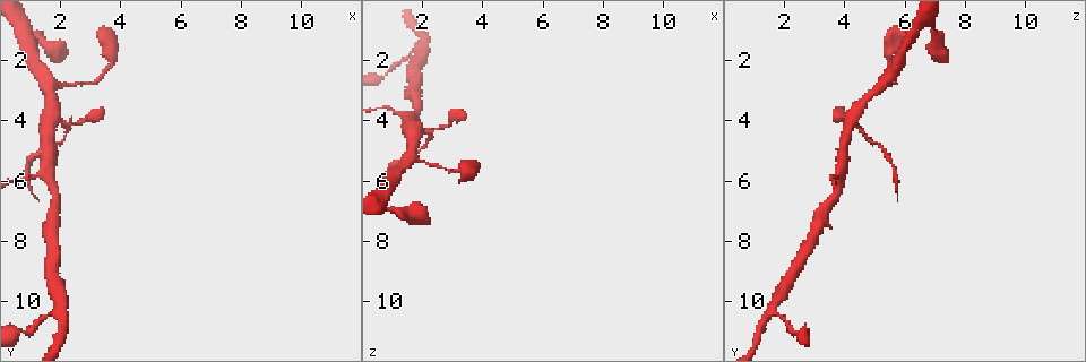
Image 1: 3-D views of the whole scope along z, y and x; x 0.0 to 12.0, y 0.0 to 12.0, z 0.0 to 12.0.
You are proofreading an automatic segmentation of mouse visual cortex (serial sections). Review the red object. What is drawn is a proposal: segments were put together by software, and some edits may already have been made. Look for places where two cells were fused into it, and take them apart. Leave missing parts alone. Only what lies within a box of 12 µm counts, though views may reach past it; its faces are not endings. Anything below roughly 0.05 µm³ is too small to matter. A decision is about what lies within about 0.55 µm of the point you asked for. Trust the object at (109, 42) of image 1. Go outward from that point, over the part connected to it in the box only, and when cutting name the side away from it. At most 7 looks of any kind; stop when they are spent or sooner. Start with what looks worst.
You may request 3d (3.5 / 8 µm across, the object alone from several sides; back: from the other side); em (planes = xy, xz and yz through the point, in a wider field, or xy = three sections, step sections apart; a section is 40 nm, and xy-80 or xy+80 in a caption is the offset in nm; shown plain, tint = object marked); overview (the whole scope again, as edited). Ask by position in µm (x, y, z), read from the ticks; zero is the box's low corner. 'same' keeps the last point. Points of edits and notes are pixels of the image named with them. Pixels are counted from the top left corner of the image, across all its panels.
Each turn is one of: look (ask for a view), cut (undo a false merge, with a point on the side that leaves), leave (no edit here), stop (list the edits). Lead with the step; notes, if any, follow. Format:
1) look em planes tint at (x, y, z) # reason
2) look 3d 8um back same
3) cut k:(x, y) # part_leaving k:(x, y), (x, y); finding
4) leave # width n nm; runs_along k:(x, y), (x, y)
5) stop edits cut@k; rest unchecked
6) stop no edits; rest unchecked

look 3d 3.5um at (2.6, 4.1, 4.3) # three arms meet

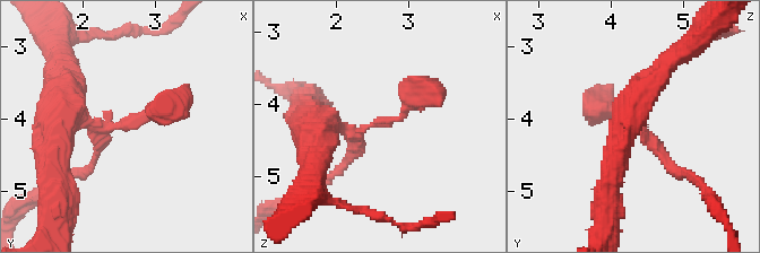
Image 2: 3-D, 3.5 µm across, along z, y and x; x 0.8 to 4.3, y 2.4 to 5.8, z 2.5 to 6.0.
look em planes tint at (2.50, 4.10, 4.25) # arms 3; arm_widths 150, 300, 450 nm

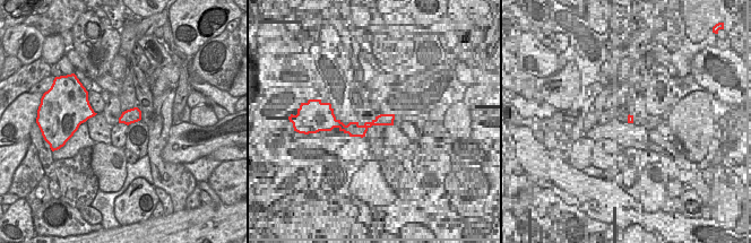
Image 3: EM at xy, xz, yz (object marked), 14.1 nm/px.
cut 2:(338, 168) # part_leaving 2:(647, 137), (708, 195); a second cell is stuck on

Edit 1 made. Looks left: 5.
look 3d 3.5um at (1.5, 5.6, 3.9) # a fork

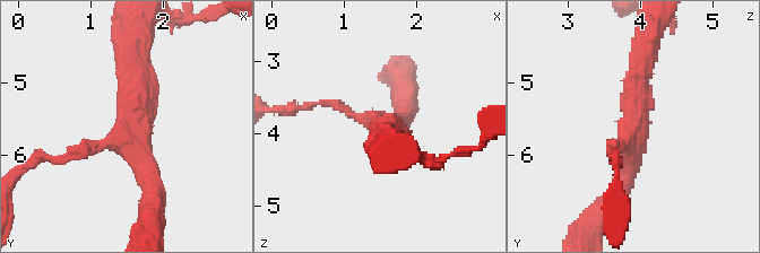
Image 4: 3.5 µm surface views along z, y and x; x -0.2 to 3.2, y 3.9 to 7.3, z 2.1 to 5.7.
look em xy step 1 tint at (1.60, 5.65, 3.95) # shape alone is not enough

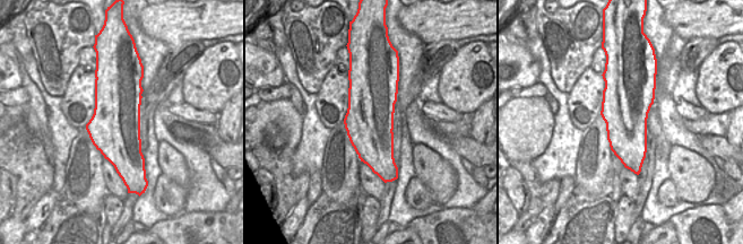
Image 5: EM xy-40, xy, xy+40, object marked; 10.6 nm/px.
leave # runs_along 4:(645, 52), (633, 154), (613, 199); all the same cell

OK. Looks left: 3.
look 3d 3.5um at (2.0, 9.8, 1.8) # side arm on a straight run

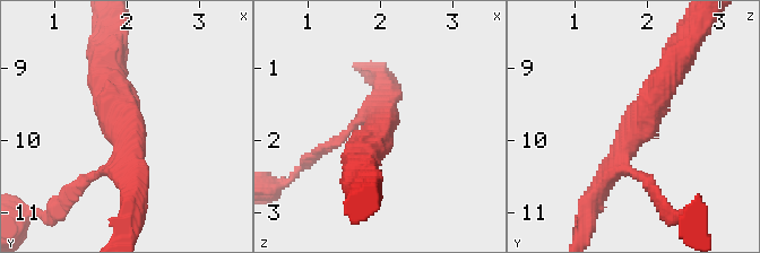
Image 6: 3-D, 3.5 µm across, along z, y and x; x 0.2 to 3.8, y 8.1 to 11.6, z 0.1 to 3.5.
look em xy step 5 tint at (1.95, 9.85, 1.80) # arms 3; arm_widths 200, 250, 450 nm; shape alone is not enough

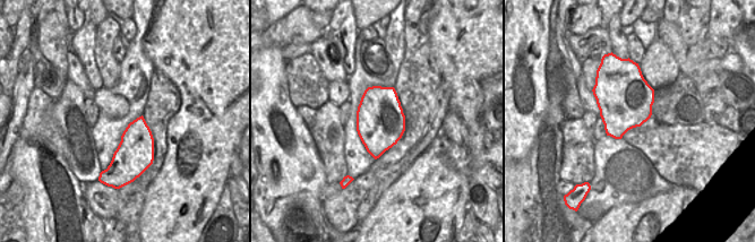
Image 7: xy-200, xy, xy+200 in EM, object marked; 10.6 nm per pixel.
leave # width 550 nm; runs_along 6:(675, 68), (625, 138), (597, 193); continuous, no second cell

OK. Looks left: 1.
stop edits cut@2; rest unchecked

